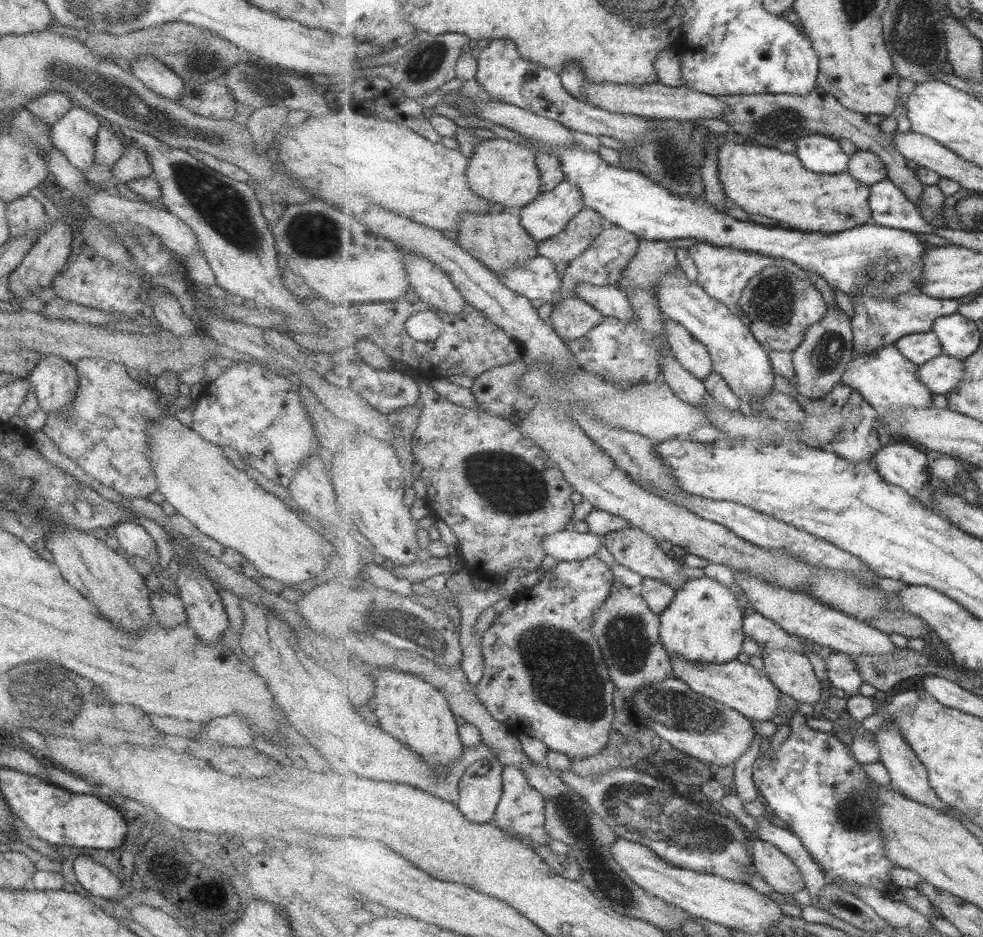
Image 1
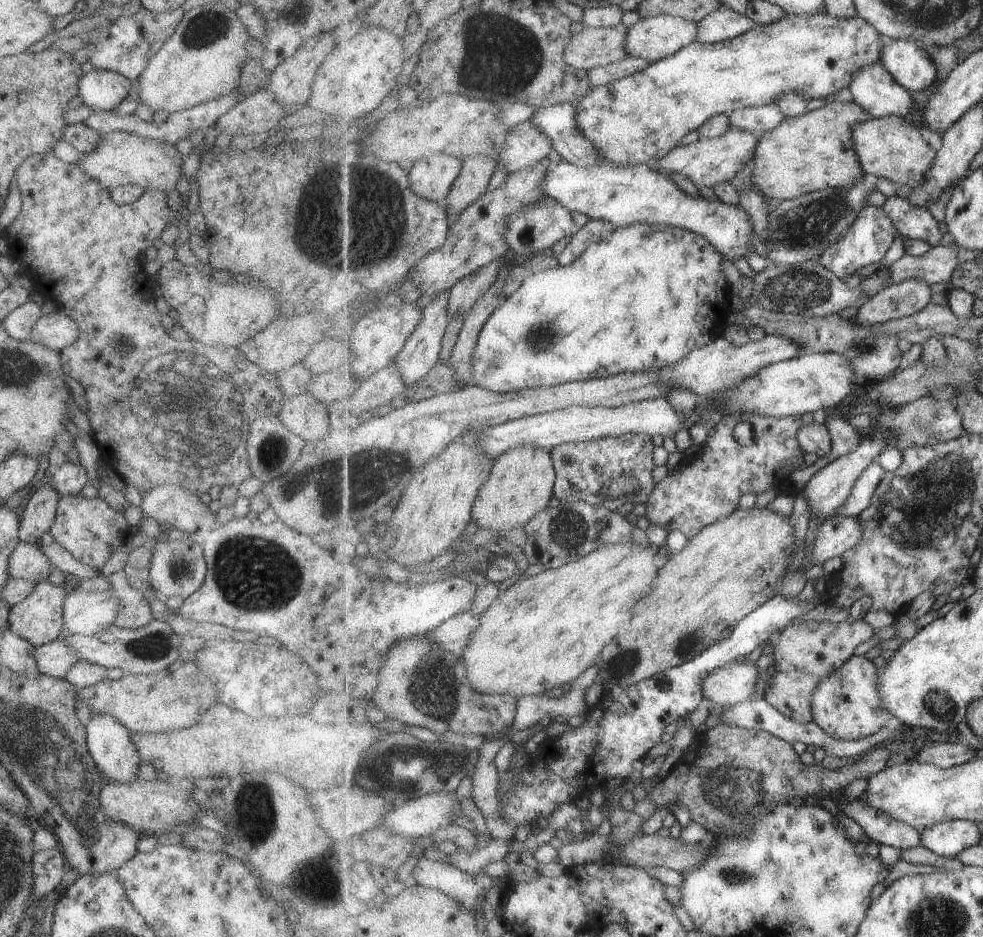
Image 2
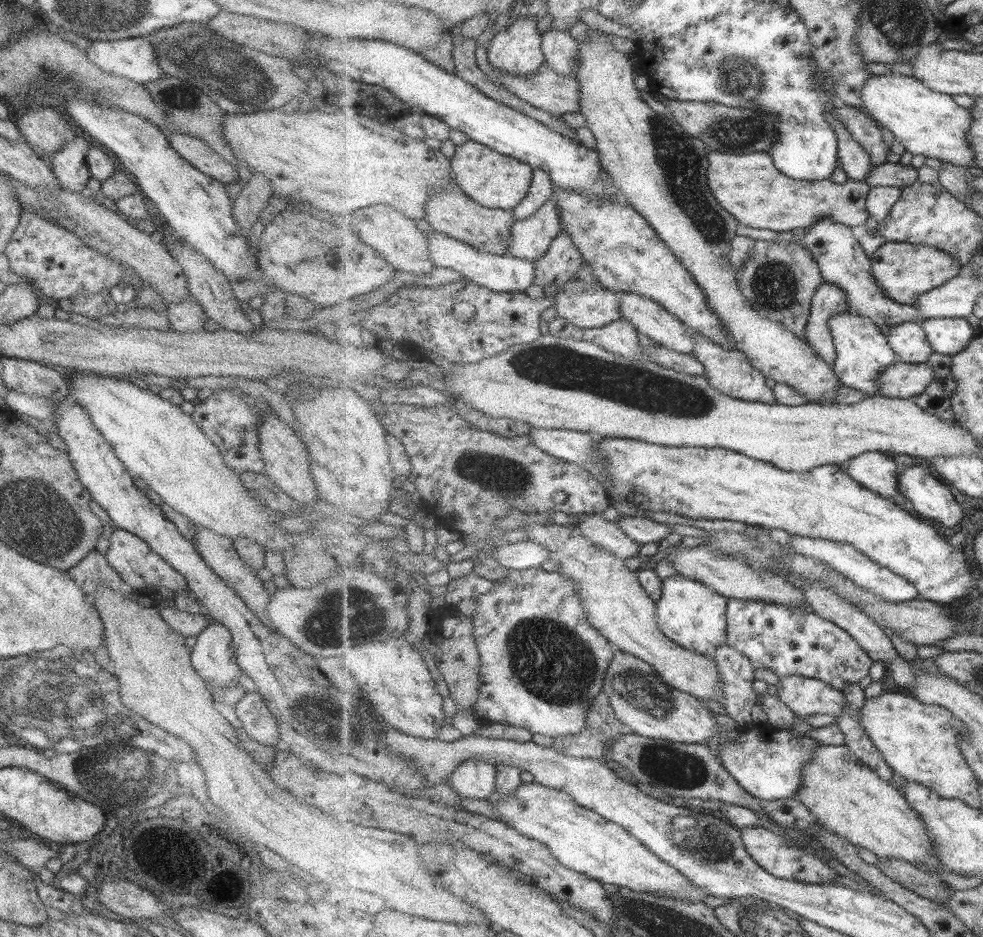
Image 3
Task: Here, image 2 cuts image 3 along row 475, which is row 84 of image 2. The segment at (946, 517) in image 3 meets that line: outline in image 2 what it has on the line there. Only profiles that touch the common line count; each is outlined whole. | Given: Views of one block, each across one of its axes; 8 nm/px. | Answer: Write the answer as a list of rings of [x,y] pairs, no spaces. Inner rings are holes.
[[[893,39],[893,42],[885,47],[884,54],[881,55],[881,63],[907,90],[919,92],[937,83],[937,64],[926,53],[925,48],[921,48],[921,42]]]

